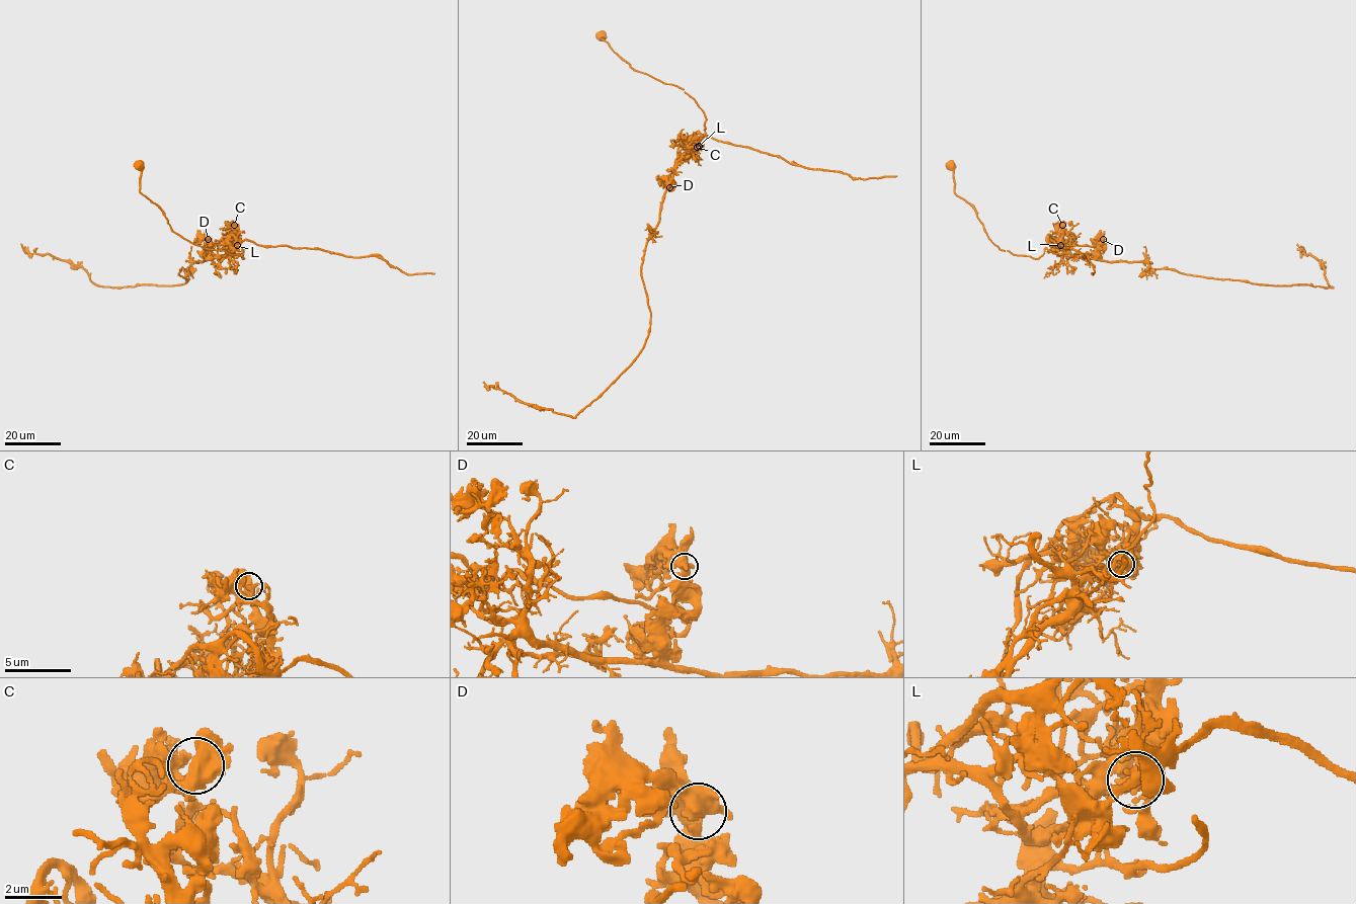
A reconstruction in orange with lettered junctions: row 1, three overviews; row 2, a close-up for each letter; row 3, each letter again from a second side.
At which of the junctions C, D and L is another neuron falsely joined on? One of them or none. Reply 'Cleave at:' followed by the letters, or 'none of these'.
Cleave at: L

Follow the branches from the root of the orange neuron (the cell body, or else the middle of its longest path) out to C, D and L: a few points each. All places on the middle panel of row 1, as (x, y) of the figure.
C: (652, 234), (674, 167), (689, 155), (694, 155), (693, 148), (697, 147)
D: (652, 234), (659, 219), (665, 189), (669, 187)
L: (652, 234), (674, 167), (699, 146)

